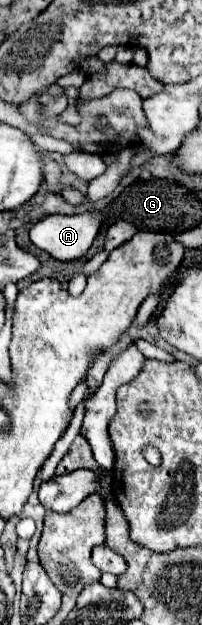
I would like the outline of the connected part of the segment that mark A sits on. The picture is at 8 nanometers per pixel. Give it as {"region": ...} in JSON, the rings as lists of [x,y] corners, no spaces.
{"region":[[[90,208],[84,214],[52,214],[30,228],[30,240],[54,258],[76,260],[86,254],[102,226],[102,212]]]}

